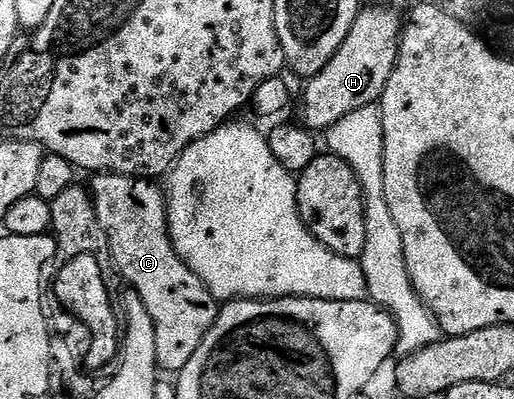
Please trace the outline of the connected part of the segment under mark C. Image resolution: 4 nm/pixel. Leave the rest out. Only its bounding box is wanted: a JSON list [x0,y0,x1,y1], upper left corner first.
[89,173,220,373]

